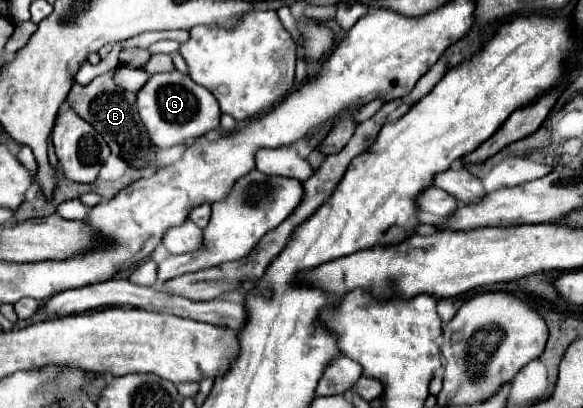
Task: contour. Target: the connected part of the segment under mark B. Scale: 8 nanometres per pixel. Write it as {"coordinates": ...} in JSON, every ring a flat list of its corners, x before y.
{"coordinates":[[119,67,95,77,89,85,75,83,67,95,67,105,87,123,95,127,95,131,107,141,113,155,125,159,129,167,133,169,159,169,159,159,155,153,155,147,151,145,151,139,147,137,147,129,139,121,137,105,135,105,135,93,123,89,115,83,115,73]]}

